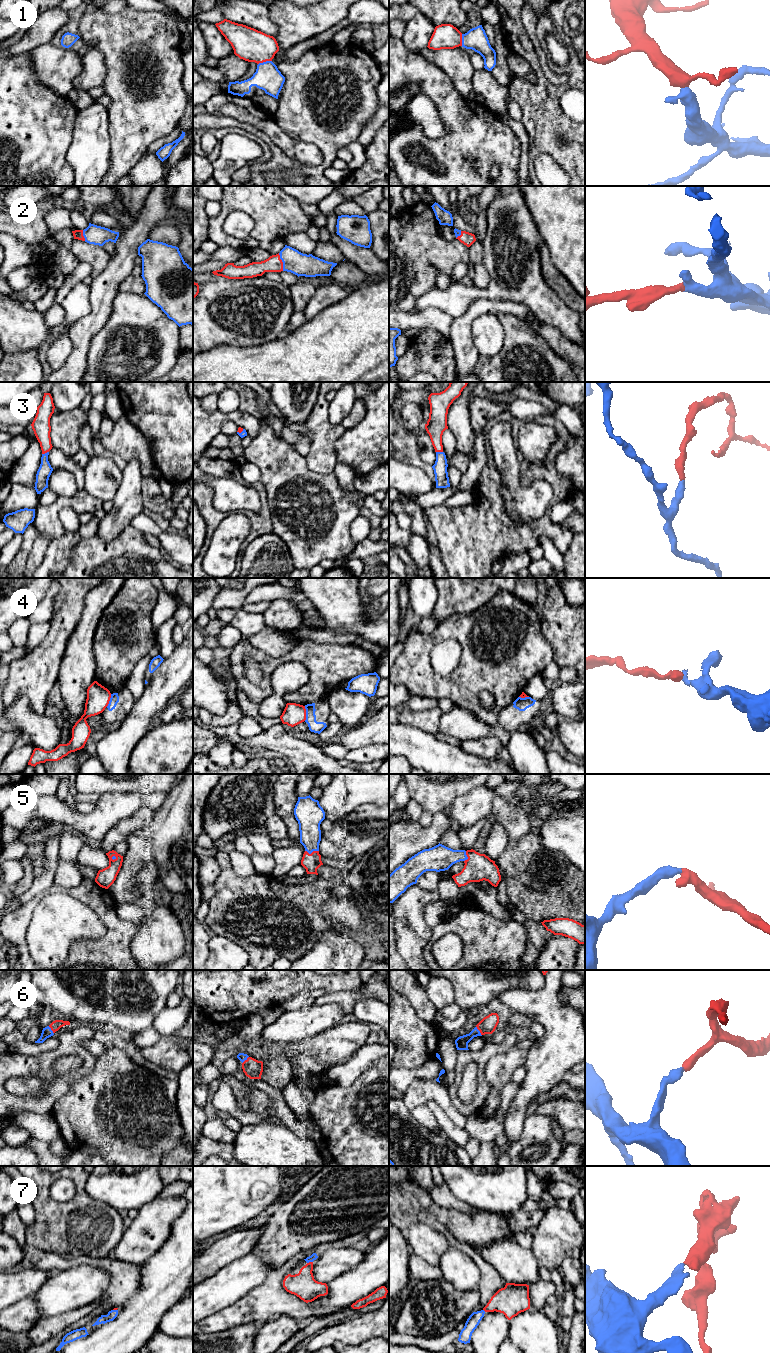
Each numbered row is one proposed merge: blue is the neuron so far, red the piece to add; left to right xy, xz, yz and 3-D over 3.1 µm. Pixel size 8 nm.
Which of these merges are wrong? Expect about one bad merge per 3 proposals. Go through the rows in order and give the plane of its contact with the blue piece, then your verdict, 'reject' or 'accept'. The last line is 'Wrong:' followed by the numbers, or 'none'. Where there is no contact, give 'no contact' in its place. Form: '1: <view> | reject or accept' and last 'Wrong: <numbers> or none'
1: xz | accept
2: xz | accept
3: xy | accept
4: xz | reject
5: xz | accept
6: yz | accept
7: xz | accept
Wrong: 4

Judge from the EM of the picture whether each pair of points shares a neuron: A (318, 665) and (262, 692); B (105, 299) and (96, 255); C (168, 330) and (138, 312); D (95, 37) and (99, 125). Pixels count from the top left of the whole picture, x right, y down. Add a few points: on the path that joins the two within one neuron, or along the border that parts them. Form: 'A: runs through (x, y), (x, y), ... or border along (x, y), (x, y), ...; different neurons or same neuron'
A: runs through (300, 657), (287, 657), (277, 661), (267, 674); same neuron
B: border along (111, 258), (108, 264), (93, 278); different neurons
C: runs through (161, 330), (145, 319); same neuron
D: border along (106, 108), (109, 131); different neurons

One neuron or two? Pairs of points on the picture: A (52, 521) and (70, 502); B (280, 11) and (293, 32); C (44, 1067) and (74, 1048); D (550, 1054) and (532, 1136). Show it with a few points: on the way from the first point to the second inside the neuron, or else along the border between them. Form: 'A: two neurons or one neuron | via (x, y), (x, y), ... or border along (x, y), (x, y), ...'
A: one neuron | via (52, 514), (63, 502)
B: one neuron | via (285, 16), (293, 24), (293, 27)
C: one neuron | via (51, 1059), (58, 1052), (66, 1048)
D: two neurons | border along (526, 1117), (523, 1123), (523, 1130), (517, 1139)

